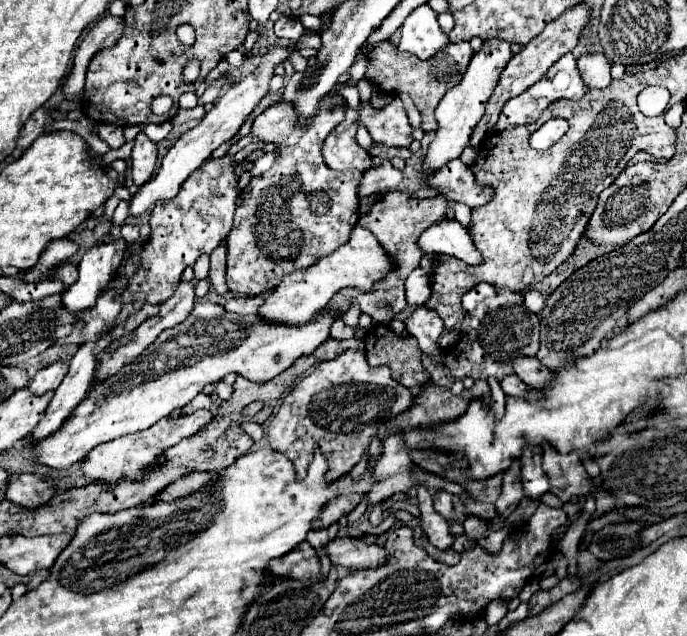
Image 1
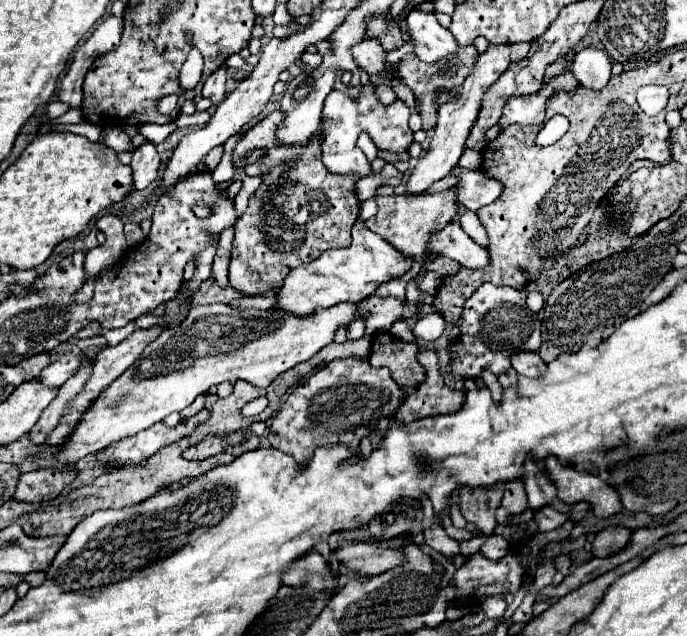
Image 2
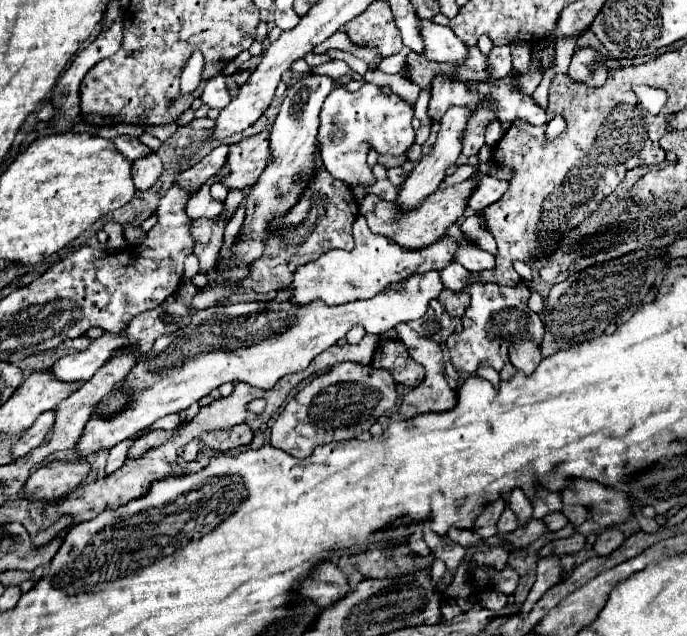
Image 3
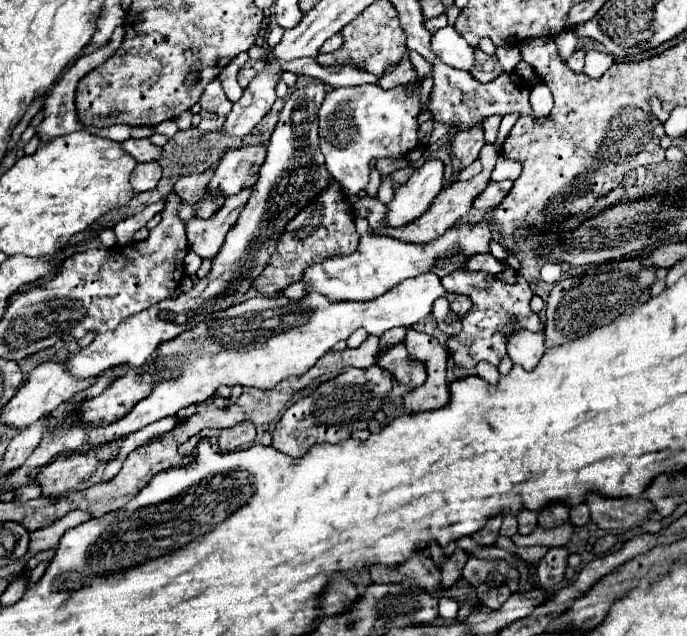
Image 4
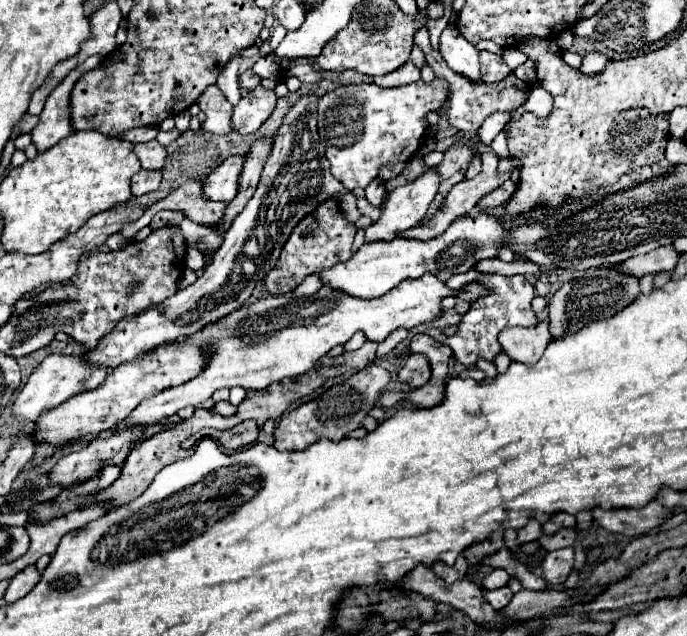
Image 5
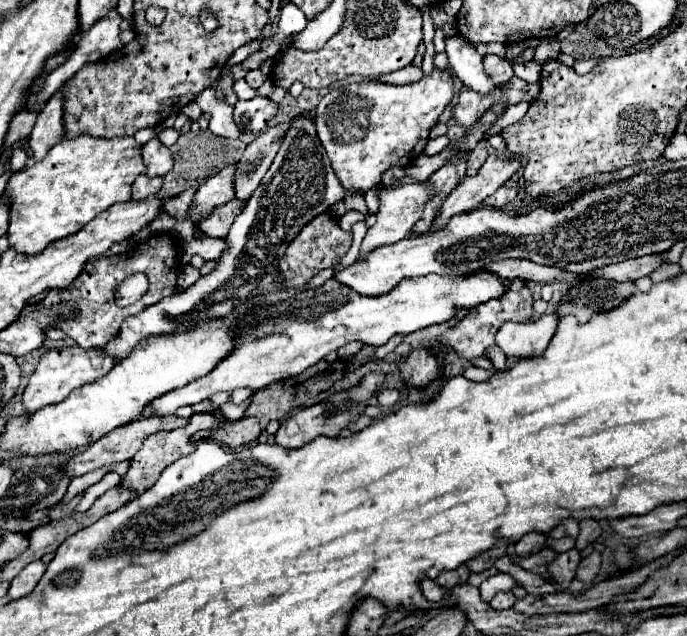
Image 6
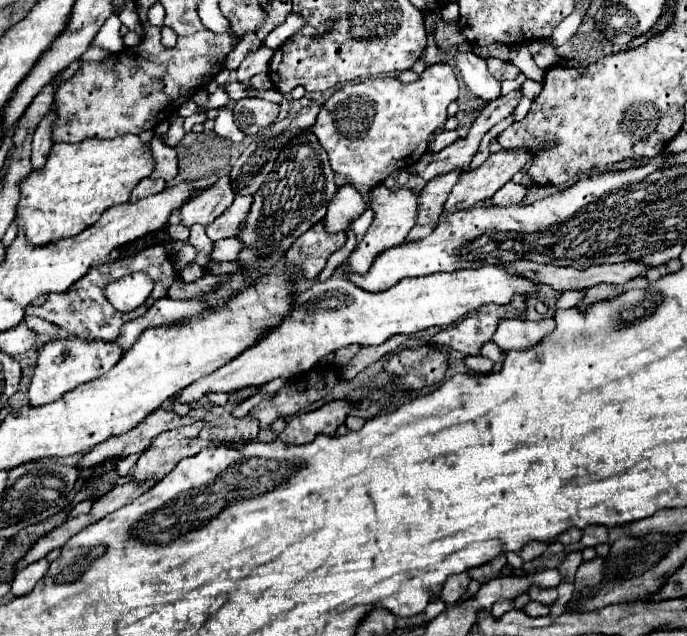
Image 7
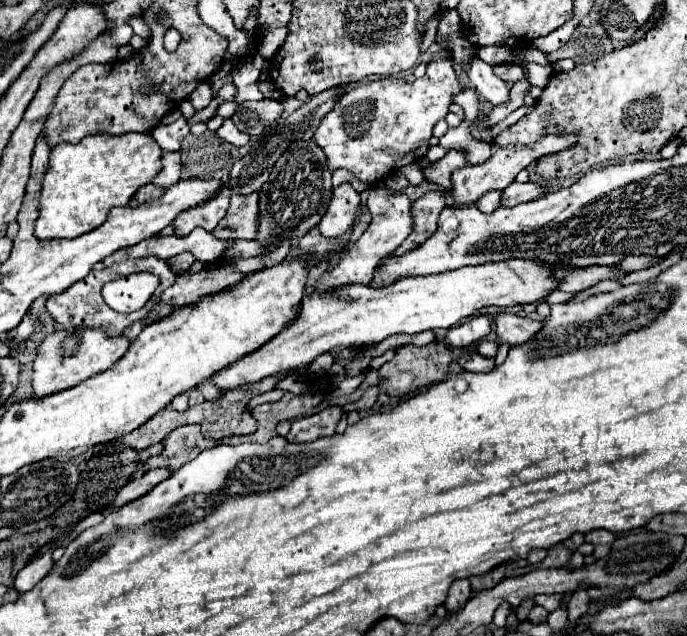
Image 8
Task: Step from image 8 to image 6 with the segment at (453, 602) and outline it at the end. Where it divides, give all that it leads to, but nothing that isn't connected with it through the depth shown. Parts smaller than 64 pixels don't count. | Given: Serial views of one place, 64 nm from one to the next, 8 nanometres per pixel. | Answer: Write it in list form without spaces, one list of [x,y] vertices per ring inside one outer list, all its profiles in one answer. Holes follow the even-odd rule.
[[[462,564],[462,566],[458,566],[456,570],[442,570],[442,572],[438,574],[436,582],[438,582],[440,586],[444,586],[444,588],[452,588],[454,584],[466,582],[466,580],[468,580],[468,574],[470,574],[468,566]]]

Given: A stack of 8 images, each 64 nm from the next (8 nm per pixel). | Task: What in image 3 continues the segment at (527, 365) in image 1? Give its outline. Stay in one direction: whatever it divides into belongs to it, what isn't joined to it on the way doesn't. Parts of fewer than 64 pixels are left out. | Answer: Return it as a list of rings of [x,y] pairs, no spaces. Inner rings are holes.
[[[520,342],[520,344],[512,346],[510,362],[516,370],[520,370],[524,374],[532,374],[536,370],[536,366],[542,362],[540,346],[532,344],[532,342]]]

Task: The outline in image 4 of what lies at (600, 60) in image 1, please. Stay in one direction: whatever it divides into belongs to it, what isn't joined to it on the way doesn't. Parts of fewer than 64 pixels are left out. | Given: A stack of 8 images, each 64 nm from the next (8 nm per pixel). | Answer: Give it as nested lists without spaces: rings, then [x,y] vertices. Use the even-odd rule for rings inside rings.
[[[576,50],[570,60],[568,60],[568,66],[572,72],[576,74],[582,74],[582,68],[584,68],[584,58],[586,58],[586,50]]]

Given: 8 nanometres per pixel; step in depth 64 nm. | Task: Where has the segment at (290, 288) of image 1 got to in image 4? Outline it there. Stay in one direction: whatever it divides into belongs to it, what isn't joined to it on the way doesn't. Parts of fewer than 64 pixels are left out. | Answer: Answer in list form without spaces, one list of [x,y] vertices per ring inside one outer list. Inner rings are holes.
[[[360,216],[356,218],[356,232],[360,236],[360,244],[356,252],[352,252],[350,256],[326,258],[304,270],[302,282],[306,286],[306,294],[318,292],[318,294],[324,294],[330,302],[374,300],[376,296],[388,292],[390,288],[394,288],[406,278],[420,276],[424,272],[436,272],[436,276],[442,278],[448,272],[462,268],[468,256],[488,252],[488,242],[492,240],[492,232],[488,224],[468,224],[468,222],[458,222],[434,242],[416,244],[416,246],[400,242],[396,238],[372,234],[368,230],[368,220]]]

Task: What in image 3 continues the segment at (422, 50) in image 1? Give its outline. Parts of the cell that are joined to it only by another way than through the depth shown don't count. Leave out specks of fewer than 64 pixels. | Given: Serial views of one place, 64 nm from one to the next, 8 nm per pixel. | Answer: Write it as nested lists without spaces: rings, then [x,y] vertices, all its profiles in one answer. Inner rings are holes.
[[[418,20],[420,36],[424,40],[422,56],[434,62],[462,62],[466,56],[466,44],[456,38],[448,26],[440,26],[432,20]],[[404,46],[399,53],[383,59],[380,62],[379,70],[382,70],[387,74],[395,74],[401,72],[409,52],[411,52],[411,50]]]

